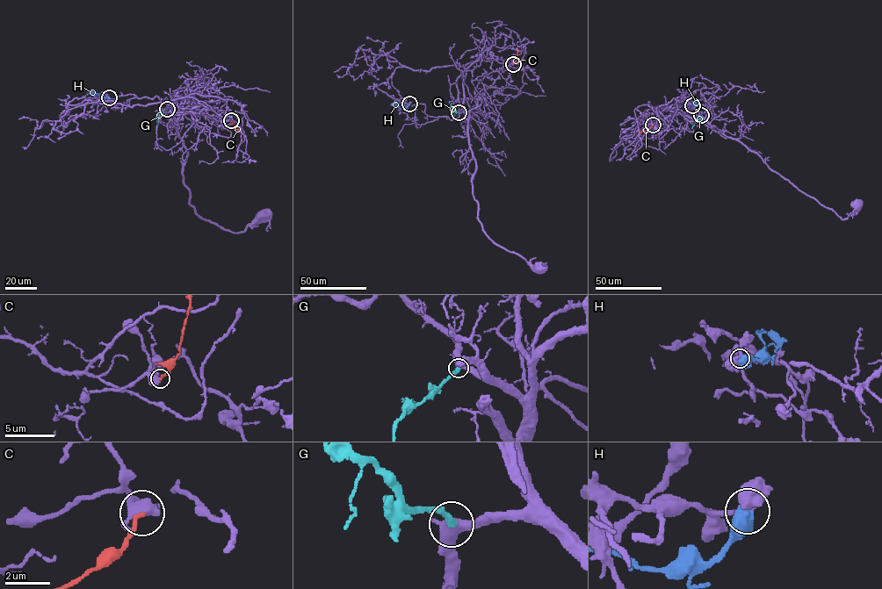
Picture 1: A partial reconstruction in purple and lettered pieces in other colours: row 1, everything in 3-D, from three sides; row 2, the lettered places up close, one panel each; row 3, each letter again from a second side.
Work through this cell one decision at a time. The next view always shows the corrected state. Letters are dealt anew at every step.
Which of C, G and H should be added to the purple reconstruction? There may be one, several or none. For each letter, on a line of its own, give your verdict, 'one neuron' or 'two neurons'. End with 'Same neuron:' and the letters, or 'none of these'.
C: two neurons
G: two neurons
H: two neurons
Same neuron: none of these

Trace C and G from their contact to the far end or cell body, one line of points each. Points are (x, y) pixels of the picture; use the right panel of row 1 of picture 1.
C: (653, 125), (638, 132)
G: (701, 115), (691, 128)

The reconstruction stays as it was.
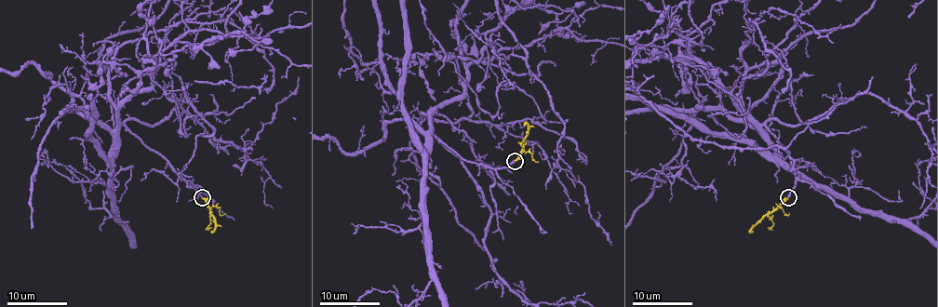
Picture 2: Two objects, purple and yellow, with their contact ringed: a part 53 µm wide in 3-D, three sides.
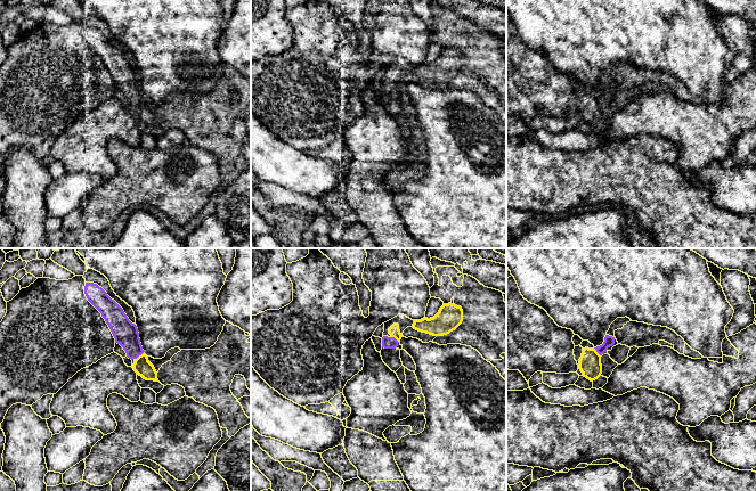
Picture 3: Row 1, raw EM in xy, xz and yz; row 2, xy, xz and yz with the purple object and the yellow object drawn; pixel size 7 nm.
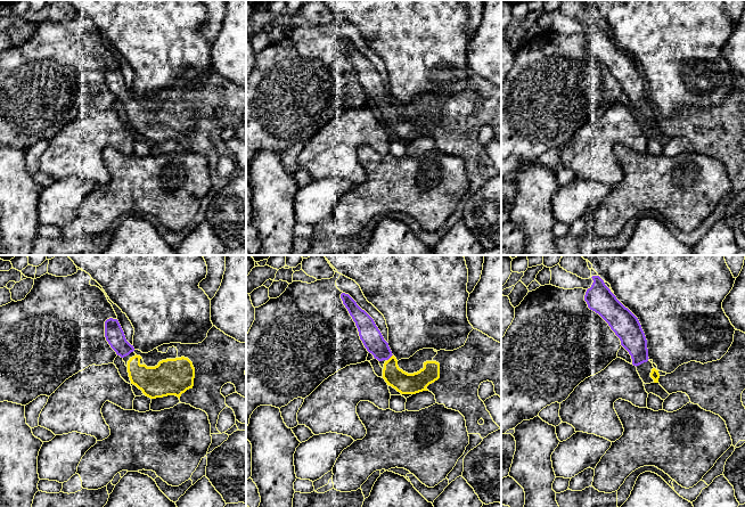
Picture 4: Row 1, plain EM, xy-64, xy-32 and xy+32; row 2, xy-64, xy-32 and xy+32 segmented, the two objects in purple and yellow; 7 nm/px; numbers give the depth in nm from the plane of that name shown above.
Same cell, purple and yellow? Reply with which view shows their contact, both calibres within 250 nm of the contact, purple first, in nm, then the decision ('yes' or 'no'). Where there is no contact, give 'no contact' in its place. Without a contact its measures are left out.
contact in xy; calibres 170 and 120 nm; yes

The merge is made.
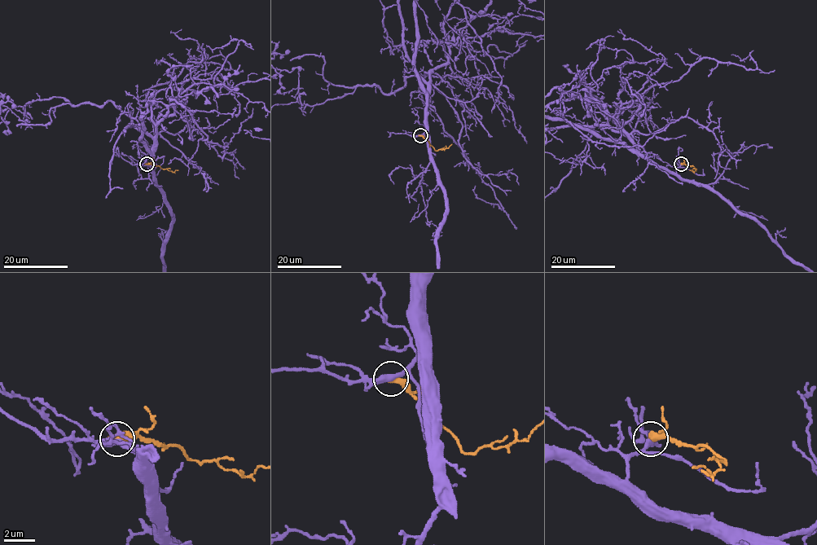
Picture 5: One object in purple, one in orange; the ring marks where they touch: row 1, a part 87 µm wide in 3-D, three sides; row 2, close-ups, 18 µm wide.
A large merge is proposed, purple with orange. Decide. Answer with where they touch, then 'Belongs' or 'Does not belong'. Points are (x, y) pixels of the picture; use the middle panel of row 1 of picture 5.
Place: (420, 135). Does not belong

